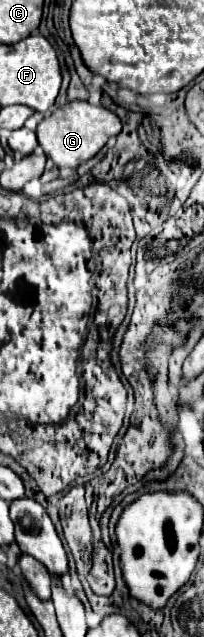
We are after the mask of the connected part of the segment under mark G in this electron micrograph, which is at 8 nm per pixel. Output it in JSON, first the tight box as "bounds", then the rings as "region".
{"bounds":[37,101,121,169],"region":[[[69,101],[63,107],[59,107],[55,113],[45,117],[37,127],[39,145],[59,169],[79,167],[87,159],[97,155],[109,137],[119,135],[119,133],[121,133],[119,117],[111,109],[91,105],[89,101]]]}

